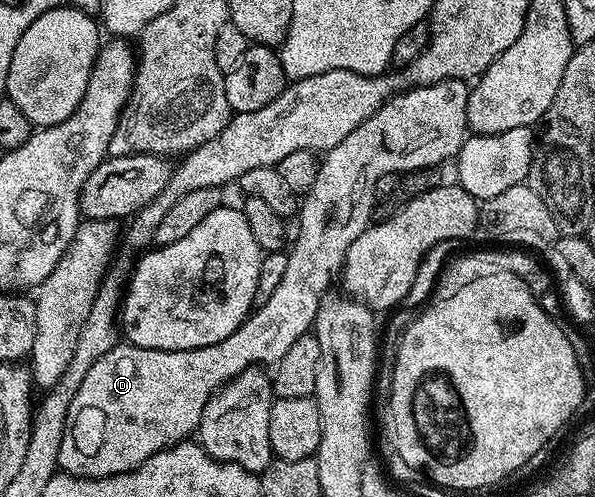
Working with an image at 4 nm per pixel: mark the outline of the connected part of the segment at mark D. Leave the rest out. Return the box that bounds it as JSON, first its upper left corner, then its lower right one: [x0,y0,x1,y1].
[59,78,470,478]

